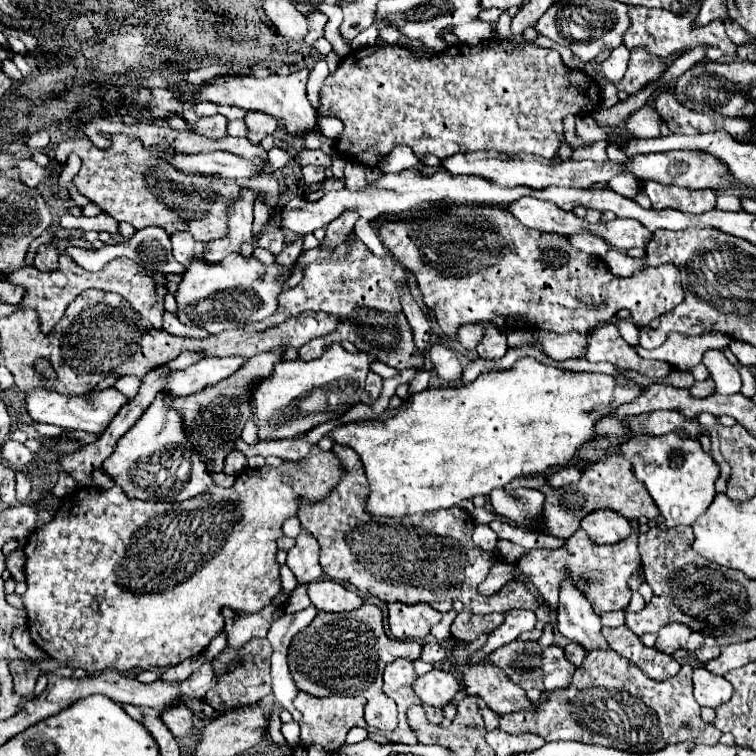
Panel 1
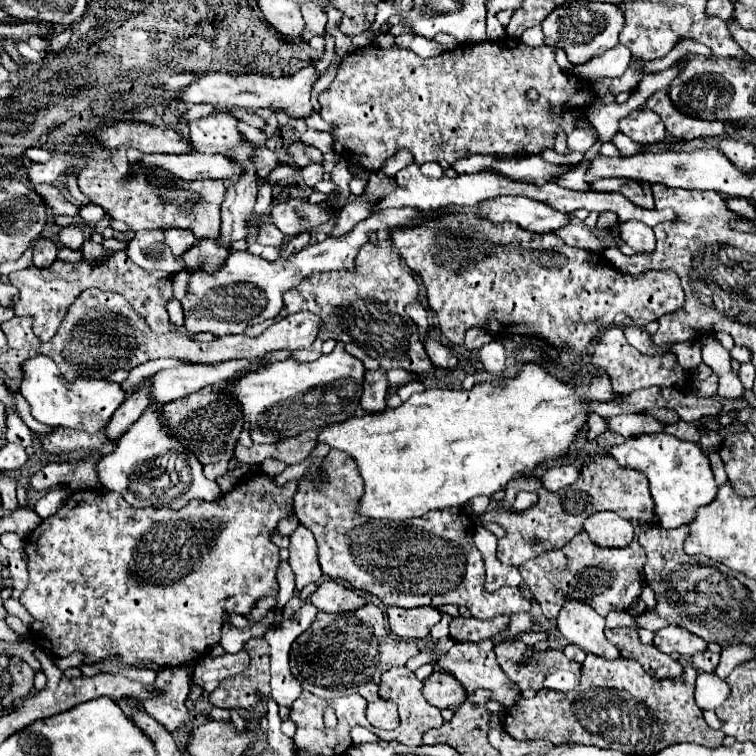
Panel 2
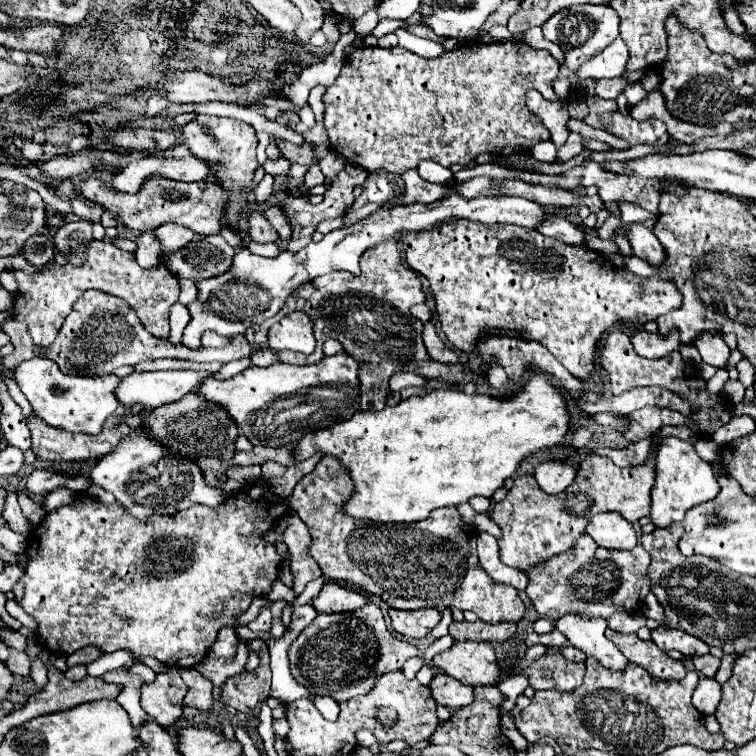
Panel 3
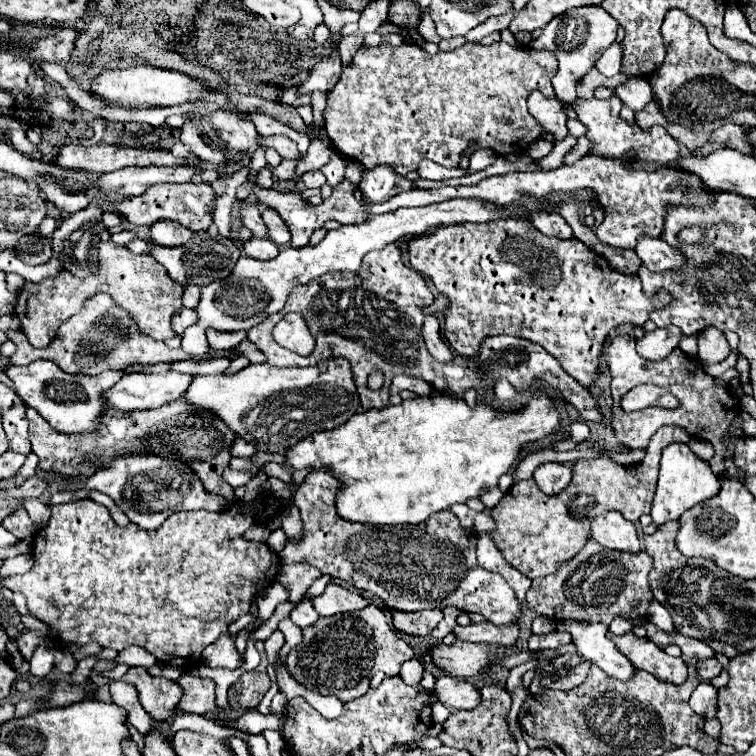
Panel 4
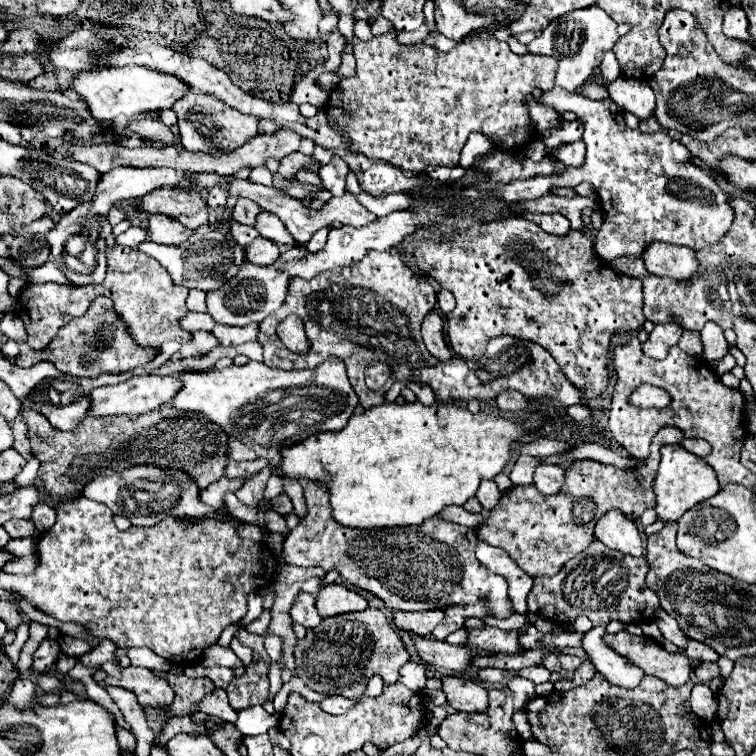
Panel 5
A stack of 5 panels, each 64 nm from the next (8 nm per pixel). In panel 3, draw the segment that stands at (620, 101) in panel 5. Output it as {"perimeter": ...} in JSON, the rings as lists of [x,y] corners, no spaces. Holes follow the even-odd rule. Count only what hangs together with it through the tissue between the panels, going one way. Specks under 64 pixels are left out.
{"perimeter":[[[632,82],[632,84],[624,90],[624,96],[626,96],[626,100],[628,100],[630,106],[636,106],[638,102],[642,102],[642,100],[648,96],[648,92],[646,92],[646,88],[642,86],[642,82]]]}

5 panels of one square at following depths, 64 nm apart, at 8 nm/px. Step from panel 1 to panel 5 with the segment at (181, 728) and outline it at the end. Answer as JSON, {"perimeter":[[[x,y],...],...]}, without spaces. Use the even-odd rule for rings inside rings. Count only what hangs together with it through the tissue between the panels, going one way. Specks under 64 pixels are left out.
{"perimeter":[[[130,666],[130,686],[126,686],[126,682],[128,680],[116,680],[112,676],[106,678],[108,686],[124,686],[130,692],[134,692],[142,706],[162,708],[162,706],[172,704],[174,700],[174,692],[168,686],[168,682],[162,678],[156,678],[148,668]]]}

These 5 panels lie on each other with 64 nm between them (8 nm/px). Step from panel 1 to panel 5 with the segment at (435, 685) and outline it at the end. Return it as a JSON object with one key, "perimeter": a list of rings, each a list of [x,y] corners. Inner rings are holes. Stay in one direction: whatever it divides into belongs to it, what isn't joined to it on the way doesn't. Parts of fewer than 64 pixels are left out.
{"perimeter":[[[450,676],[442,680],[442,690],[448,706],[458,712],[486,712],[486,688],[464,676]]]}

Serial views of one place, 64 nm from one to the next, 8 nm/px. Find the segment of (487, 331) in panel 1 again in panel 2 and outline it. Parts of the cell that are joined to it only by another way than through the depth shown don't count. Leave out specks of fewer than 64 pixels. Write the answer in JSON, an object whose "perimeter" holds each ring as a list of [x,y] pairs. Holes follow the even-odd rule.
{"perimeter":[[[496,340],[480,348],[480,360],[488,372],[492,372],[496,378],[502,376],[504,372],[504,348]]]}

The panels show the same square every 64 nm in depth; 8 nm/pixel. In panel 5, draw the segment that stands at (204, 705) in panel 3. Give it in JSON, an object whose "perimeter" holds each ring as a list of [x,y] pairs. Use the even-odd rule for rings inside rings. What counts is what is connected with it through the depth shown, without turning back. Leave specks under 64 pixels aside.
{"perimeter":[[[154,670],[154,676],[164,676],[164,680],[174,688],[176,696],[174,702],[170,704],[170,708],[162,708],[164,714],[164,722],[168,722],[170,718],[180,718],[180,716],[188,716],[196,702],[208,694],[214,684],[210,678],[188,678],[184,674],[172,674],[172,672],[162,672],[162,670]]]}

